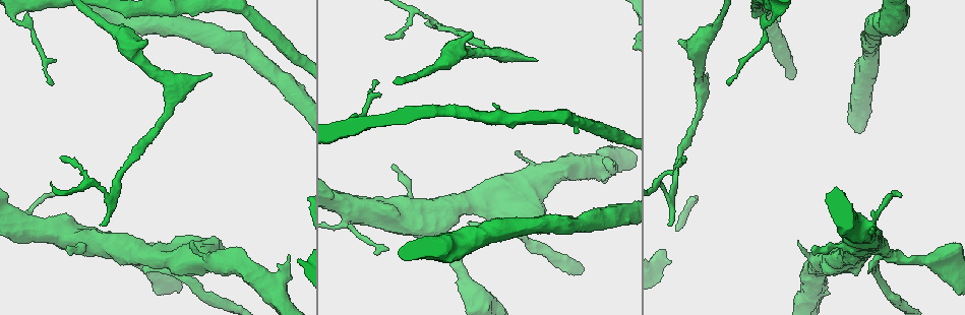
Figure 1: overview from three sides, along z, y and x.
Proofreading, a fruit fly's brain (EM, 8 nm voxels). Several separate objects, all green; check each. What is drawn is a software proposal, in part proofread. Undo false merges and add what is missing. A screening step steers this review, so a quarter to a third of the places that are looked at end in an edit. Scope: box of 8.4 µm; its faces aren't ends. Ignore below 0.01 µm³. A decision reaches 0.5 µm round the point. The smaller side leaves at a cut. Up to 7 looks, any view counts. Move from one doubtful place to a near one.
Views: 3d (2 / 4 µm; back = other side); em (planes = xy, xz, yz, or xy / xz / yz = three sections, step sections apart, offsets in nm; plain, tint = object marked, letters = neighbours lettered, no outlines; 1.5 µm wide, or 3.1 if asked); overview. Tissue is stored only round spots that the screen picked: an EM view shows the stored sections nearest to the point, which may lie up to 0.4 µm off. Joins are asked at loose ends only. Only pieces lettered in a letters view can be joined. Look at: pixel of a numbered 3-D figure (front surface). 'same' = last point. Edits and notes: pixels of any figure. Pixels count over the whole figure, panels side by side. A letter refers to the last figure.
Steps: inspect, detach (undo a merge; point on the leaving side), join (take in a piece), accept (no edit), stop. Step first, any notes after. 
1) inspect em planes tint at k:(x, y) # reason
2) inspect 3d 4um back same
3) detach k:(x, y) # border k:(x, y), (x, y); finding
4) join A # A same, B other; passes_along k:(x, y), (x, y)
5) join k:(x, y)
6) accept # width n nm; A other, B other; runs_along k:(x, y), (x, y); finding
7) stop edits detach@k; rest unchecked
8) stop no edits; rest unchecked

inspect em planes letters at 1:(871, 221) # four arms meet

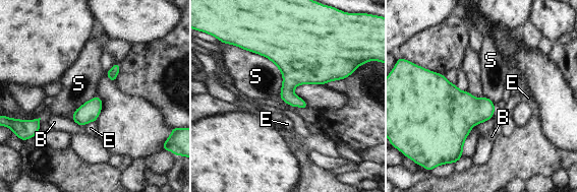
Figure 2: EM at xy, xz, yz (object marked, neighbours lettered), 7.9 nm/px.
accept # width 160 nm; B other, E other, S other; border 2:(238, 46), (307, 109); all the same cell

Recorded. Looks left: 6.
inspect em planes plain at 1:(440, 28) # branch point

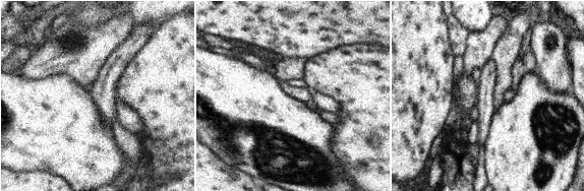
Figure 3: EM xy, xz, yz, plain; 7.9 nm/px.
inspect em planes letters same # see the neighbours

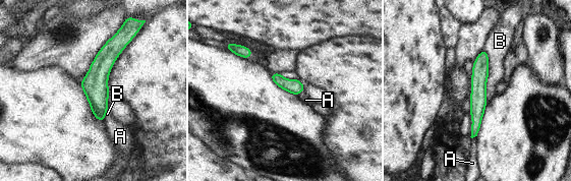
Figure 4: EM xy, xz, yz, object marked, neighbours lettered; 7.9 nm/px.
accept # width 120 nm; A other, B other; border 4:(484, 49), (488, 55), (487, 104); continuous, no second cell

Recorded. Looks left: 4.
inspect 3d 4um at 1:(678, 40) # branch stops here

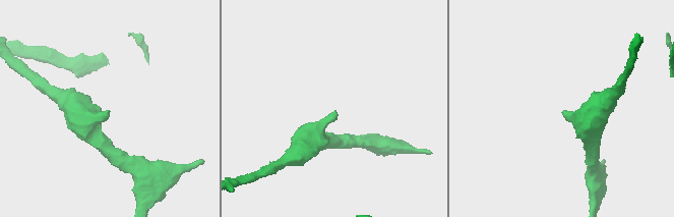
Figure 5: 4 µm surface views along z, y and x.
inspect em planes letters at 5:(108, 113)

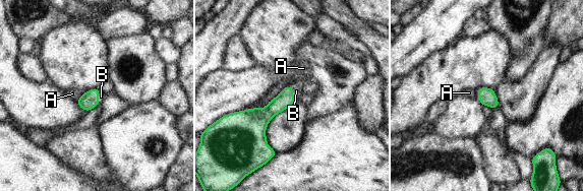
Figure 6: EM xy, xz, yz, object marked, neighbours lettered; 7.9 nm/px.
join B # width 130 nm; A other, B same; passes_along 6:(285, 99), (292, 92), (297, 85); it goes on there

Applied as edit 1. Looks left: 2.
stop edits join@6; rest unchecked

